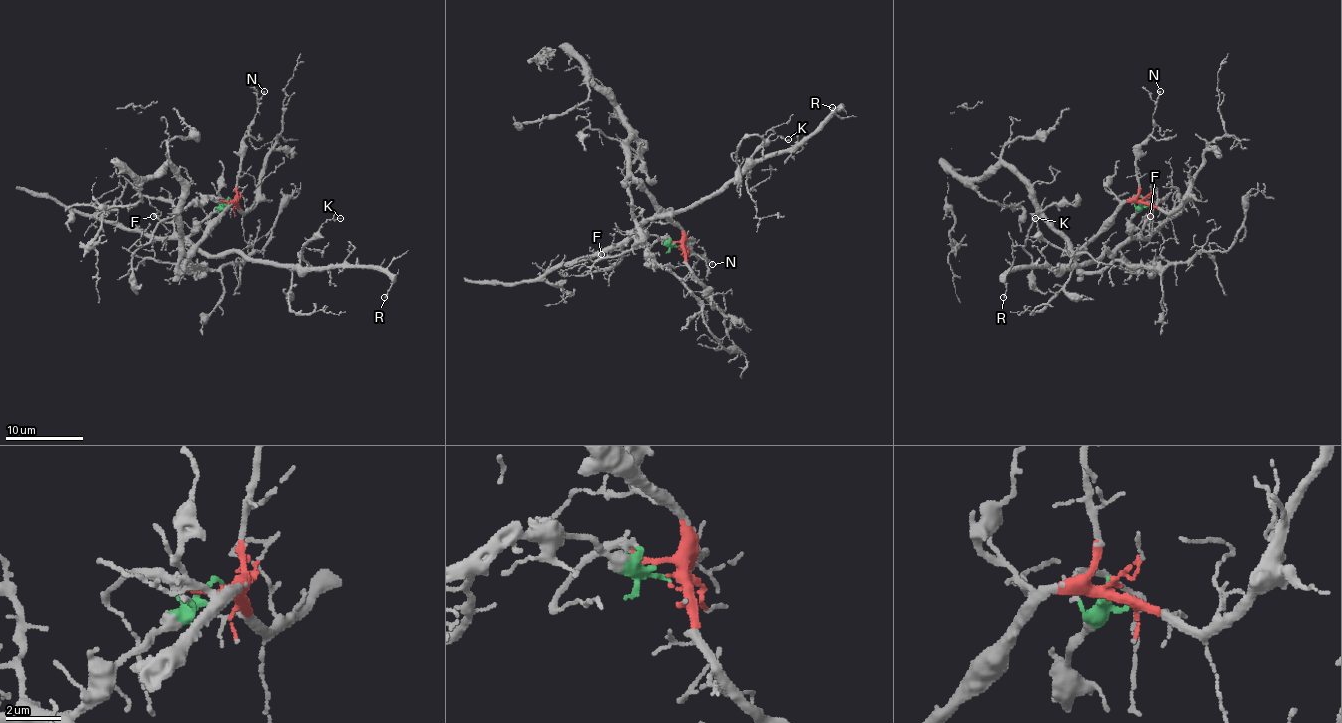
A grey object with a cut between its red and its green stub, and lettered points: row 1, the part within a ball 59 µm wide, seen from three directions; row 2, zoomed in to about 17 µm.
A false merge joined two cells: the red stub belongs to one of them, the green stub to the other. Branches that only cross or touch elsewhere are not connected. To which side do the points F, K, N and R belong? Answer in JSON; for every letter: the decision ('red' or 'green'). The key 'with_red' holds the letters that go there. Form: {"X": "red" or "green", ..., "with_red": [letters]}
{"F": "green", "K": "green", "N": "red", "R": "green", "with_red": ["N"]}

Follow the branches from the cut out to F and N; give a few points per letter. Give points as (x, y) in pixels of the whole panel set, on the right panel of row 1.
F: (1144, 199), (1142, 207), (1131, 219), (1131, 232), (1135, 236), (1146, 222), (1144, 219), (1150, 217)
N: (1144, 199), (1139, 197), (1137, 147), (1152, 131), (1152, 114), (1160, 91)

